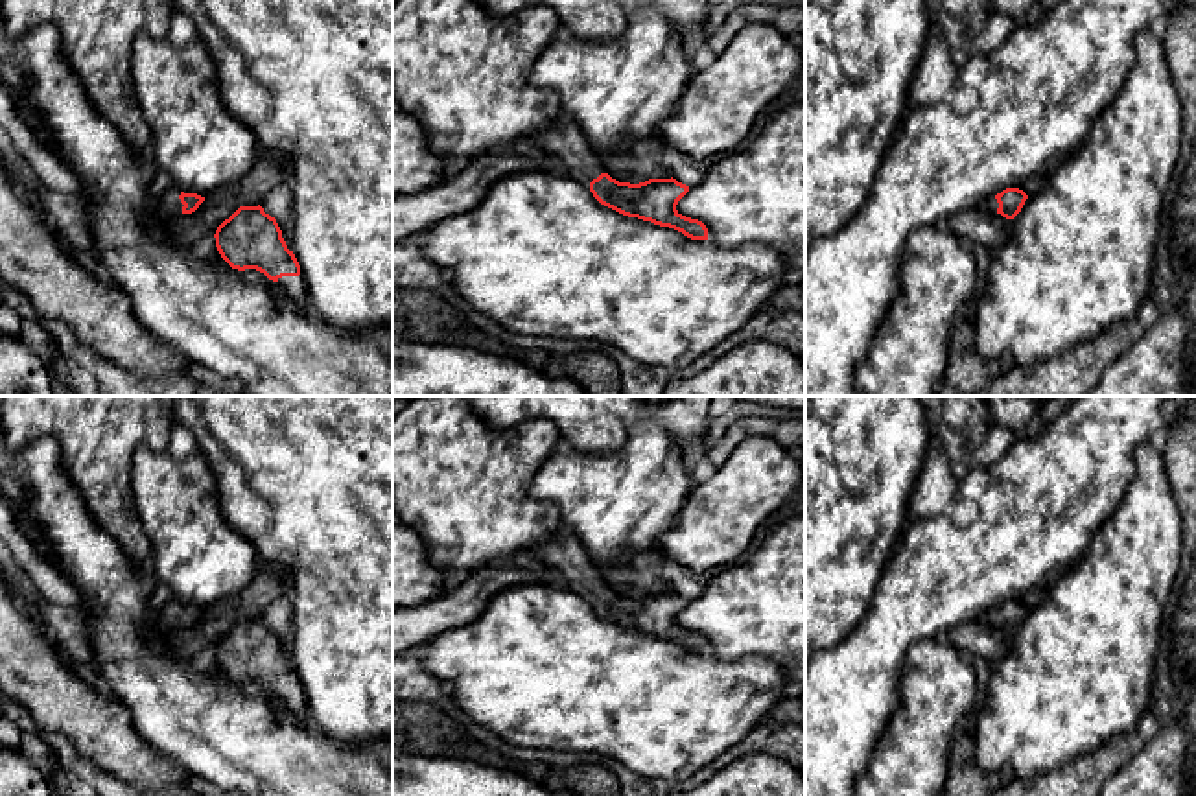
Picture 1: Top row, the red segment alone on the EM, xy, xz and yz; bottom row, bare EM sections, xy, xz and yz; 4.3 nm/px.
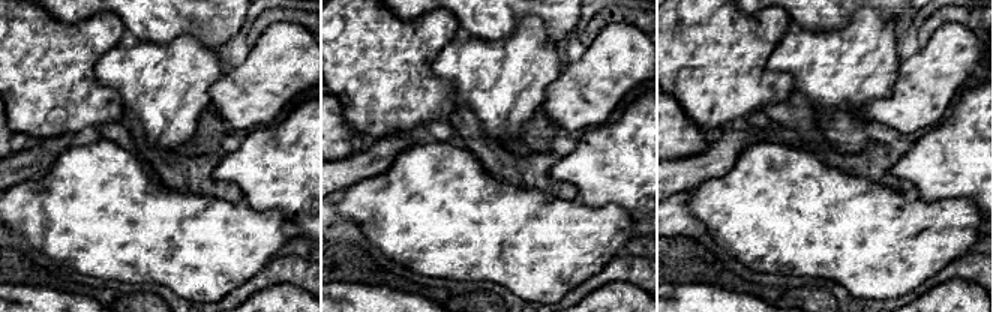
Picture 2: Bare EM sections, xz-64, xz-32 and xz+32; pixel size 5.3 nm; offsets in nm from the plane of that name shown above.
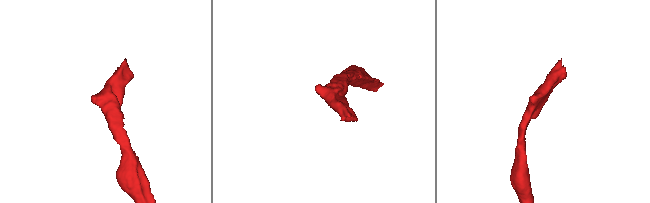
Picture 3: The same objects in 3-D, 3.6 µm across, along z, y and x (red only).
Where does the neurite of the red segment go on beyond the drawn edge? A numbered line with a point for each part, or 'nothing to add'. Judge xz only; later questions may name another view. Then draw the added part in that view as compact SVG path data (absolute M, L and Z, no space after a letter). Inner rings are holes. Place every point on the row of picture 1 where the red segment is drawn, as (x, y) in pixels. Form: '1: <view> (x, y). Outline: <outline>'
1: xz (564, 140). Outline: M564 112L549 129L534 133L531 140L560 164L562 173L586 188L604 170L601 157L592 149L580 127Z

